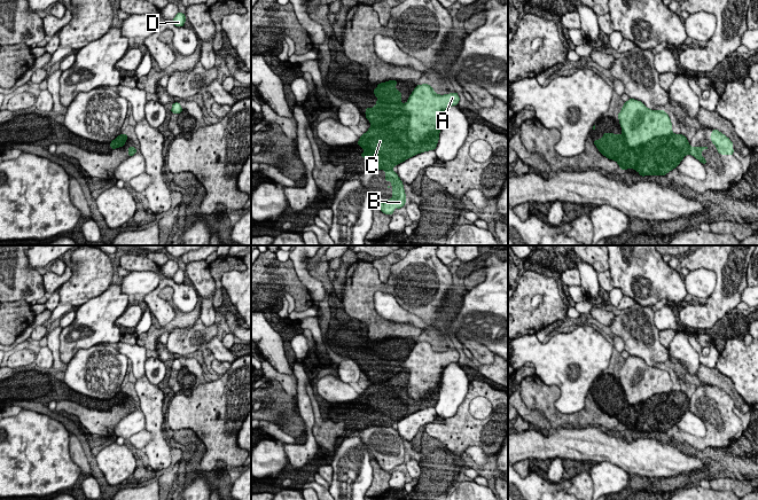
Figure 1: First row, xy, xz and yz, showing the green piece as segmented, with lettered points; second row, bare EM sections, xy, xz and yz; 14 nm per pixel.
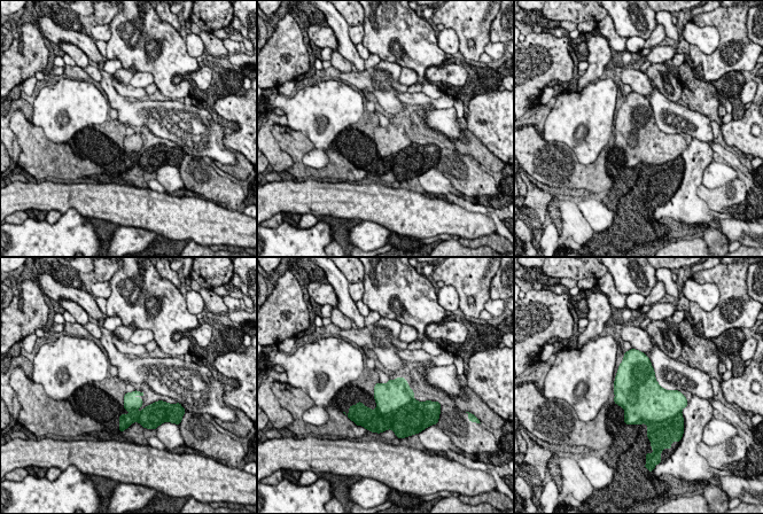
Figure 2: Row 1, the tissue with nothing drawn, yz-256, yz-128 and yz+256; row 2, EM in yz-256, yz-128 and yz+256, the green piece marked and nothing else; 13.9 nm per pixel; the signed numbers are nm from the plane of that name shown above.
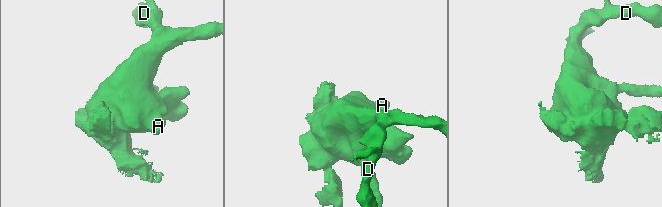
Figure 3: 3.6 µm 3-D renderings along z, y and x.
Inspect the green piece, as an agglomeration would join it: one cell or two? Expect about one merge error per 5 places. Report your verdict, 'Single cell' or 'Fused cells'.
Fused cells

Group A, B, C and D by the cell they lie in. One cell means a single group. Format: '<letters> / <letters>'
A C D / B

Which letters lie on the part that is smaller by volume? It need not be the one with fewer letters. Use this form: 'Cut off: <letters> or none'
Cut off: B

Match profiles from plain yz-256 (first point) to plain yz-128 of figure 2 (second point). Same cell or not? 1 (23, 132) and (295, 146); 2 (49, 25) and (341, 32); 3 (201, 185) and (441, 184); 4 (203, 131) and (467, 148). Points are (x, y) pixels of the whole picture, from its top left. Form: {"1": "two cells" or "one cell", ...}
{"1": "one cell", "2": "two cells", "3": "two cells", "4": "two cells"}

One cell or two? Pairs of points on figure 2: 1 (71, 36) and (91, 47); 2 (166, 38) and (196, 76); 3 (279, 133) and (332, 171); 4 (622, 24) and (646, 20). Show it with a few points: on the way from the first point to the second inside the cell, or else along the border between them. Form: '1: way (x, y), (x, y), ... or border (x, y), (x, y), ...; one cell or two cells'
1: way (76, 38), (86, 44); one cell
2: border (200, 68), (189, 72), (179, 82), (172, 82); two cells
3: way (295, 149), (297, 163), (306, 172), (316, 172); one cell
4: way (628, 23), (640, 23); one cell

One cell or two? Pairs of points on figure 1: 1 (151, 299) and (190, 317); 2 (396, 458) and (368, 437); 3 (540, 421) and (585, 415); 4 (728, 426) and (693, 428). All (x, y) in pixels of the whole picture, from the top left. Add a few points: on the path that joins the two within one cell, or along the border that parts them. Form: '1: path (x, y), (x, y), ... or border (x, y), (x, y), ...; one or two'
1: border (173, 306), (174, 317), (161, 327); two
2: path (389, 451), (375, 438); one
3: border (525, 404), (530, 408), (536, 408), (552, 427); two
4: border (689, 409), (704, 423), (705, 436), (703, 438); two

